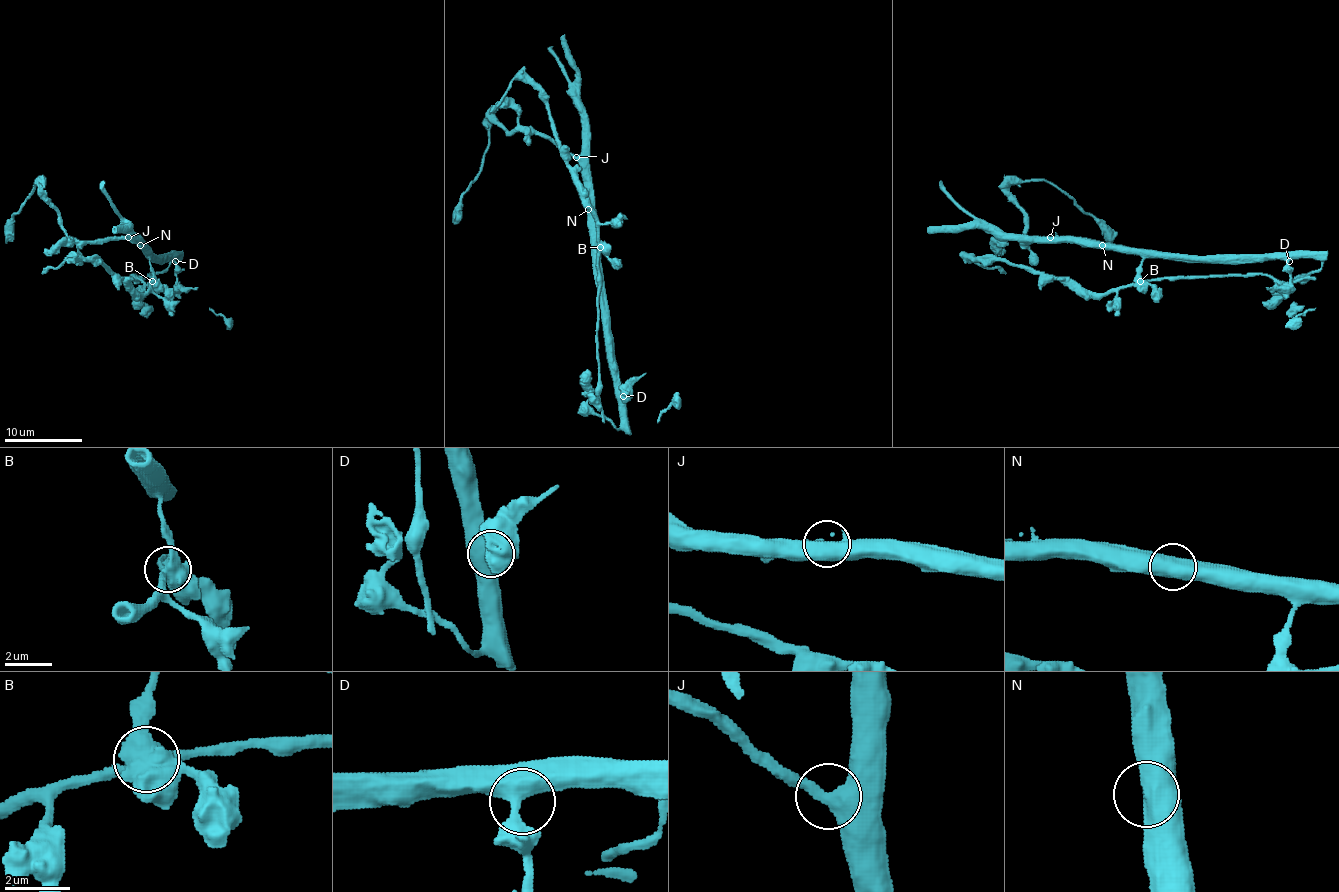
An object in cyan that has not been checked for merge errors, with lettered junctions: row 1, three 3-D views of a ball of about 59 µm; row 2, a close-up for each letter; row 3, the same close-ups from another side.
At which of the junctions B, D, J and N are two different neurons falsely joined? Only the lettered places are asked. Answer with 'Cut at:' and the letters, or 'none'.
Cut at: B

